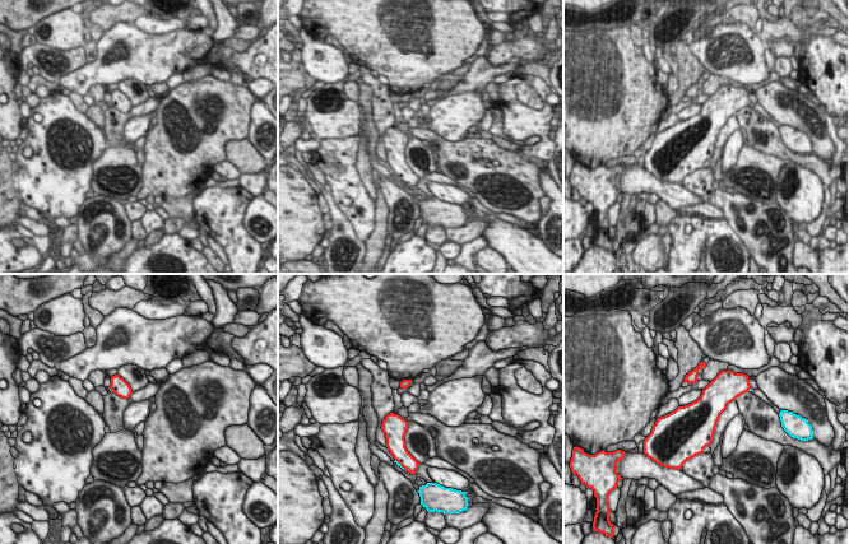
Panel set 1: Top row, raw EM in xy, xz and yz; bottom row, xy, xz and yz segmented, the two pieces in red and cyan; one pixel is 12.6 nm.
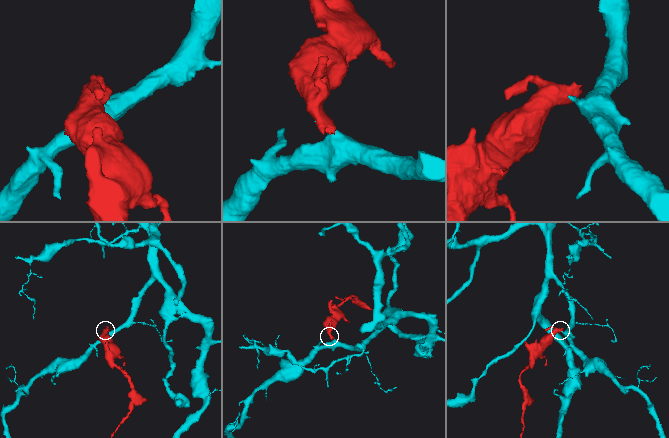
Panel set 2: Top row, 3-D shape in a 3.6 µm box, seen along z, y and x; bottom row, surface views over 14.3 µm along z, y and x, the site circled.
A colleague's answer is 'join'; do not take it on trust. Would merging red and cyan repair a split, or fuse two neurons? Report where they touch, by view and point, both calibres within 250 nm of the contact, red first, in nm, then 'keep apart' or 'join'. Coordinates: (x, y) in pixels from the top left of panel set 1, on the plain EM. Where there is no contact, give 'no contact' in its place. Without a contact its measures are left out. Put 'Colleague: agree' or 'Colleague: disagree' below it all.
xz (400, 178) | 220/50 nm | keep apart
Colleague: disagree

